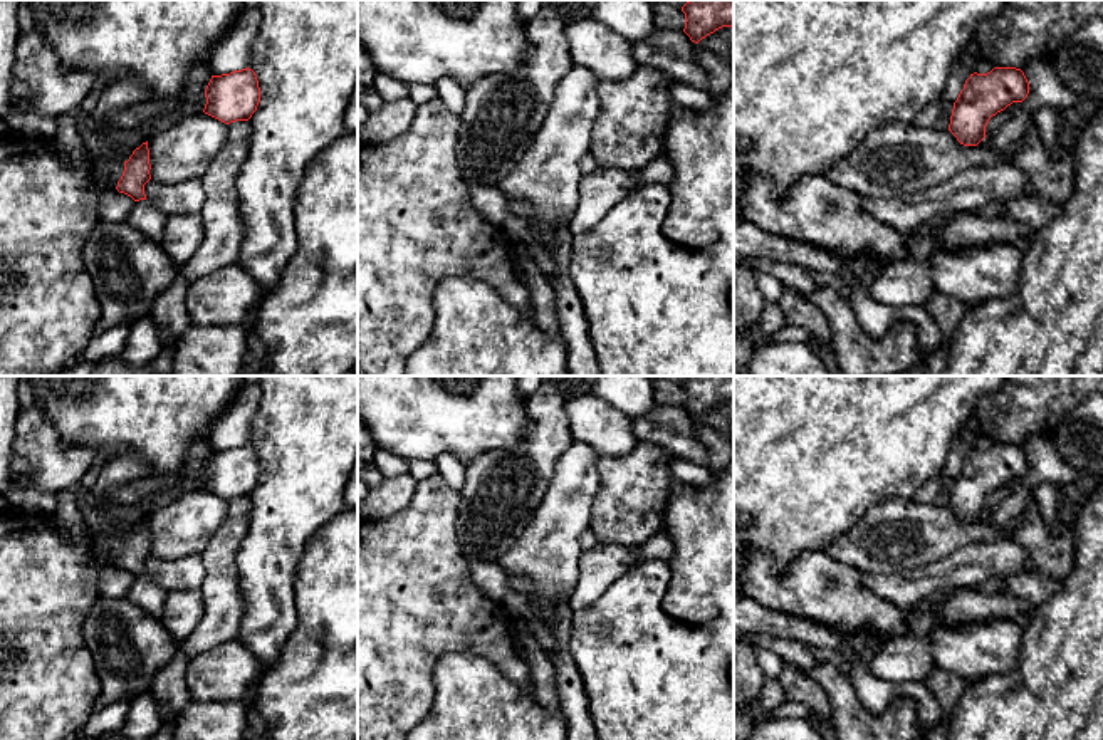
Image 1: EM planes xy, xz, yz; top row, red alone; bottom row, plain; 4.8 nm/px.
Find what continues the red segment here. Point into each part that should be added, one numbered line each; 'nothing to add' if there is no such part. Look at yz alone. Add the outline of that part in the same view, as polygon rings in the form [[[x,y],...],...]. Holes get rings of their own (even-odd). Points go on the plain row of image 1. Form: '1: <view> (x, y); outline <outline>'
nothing to add

